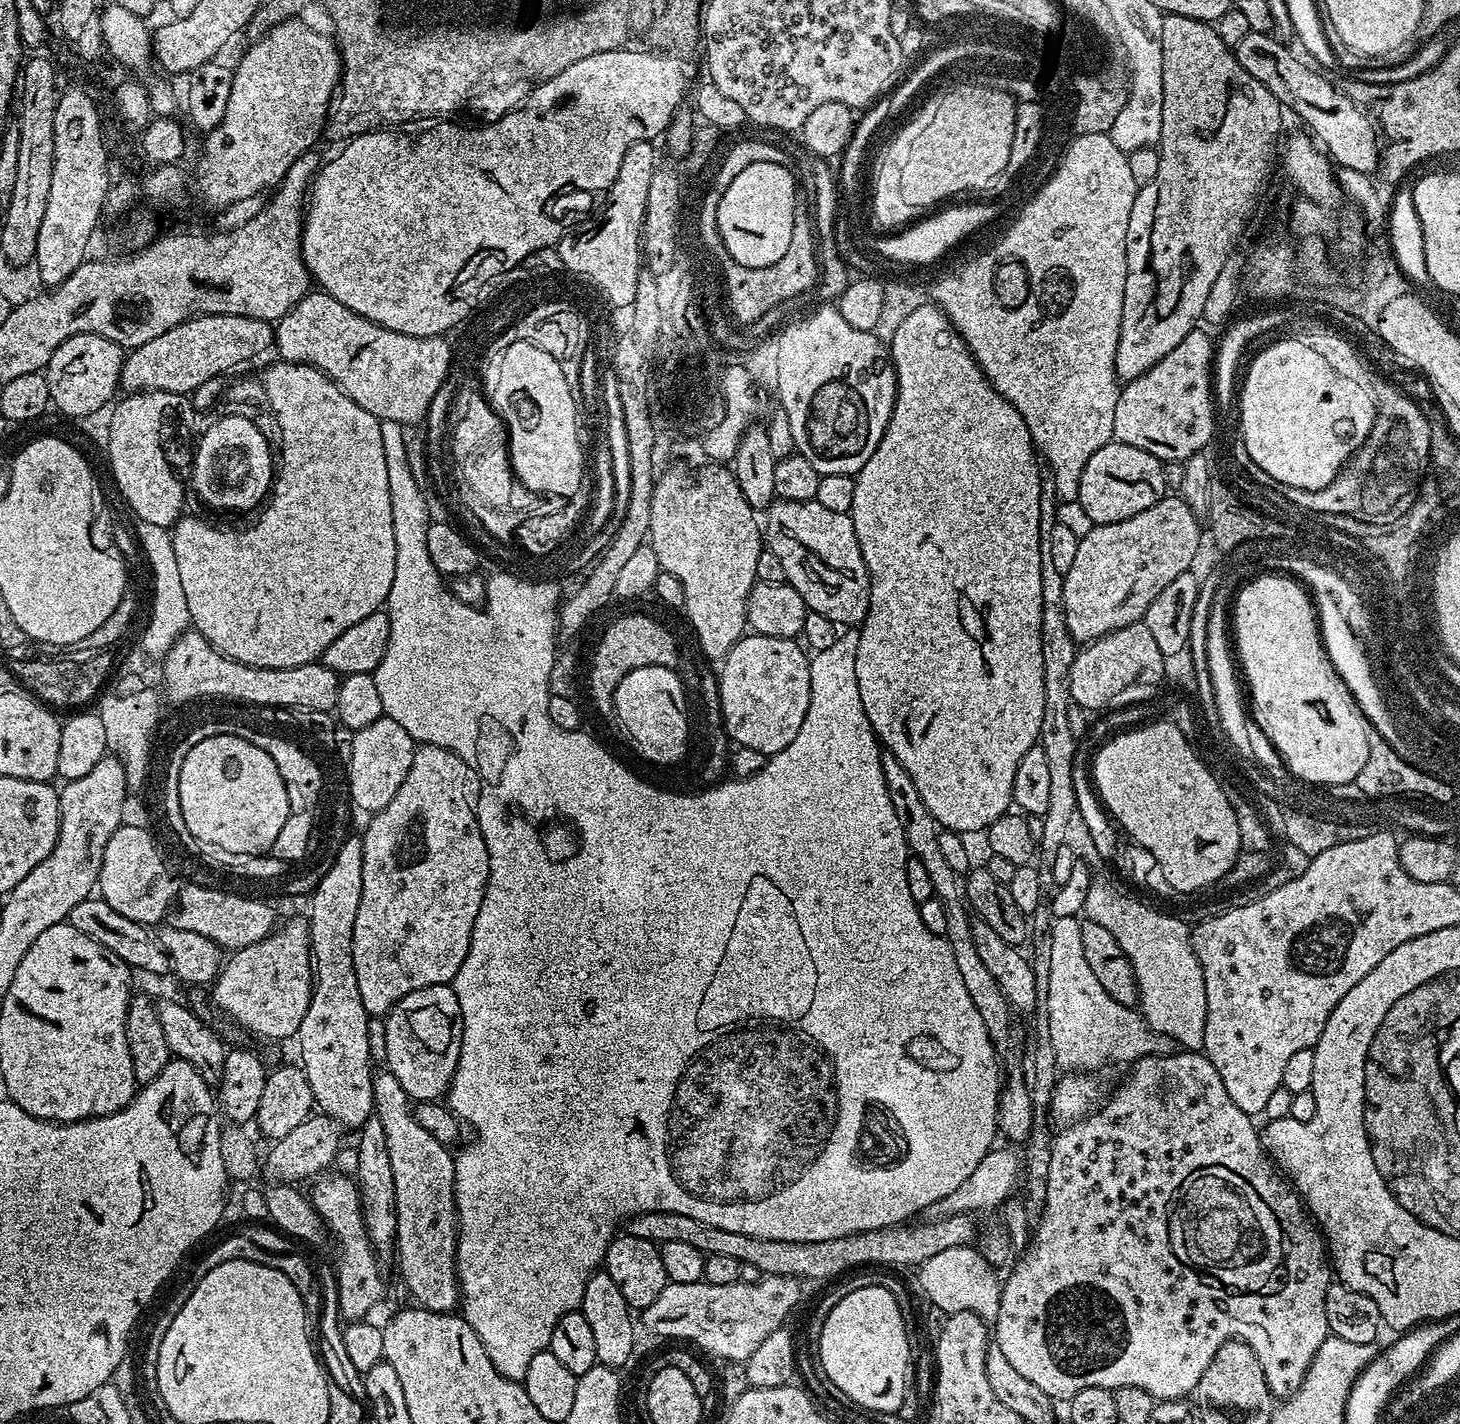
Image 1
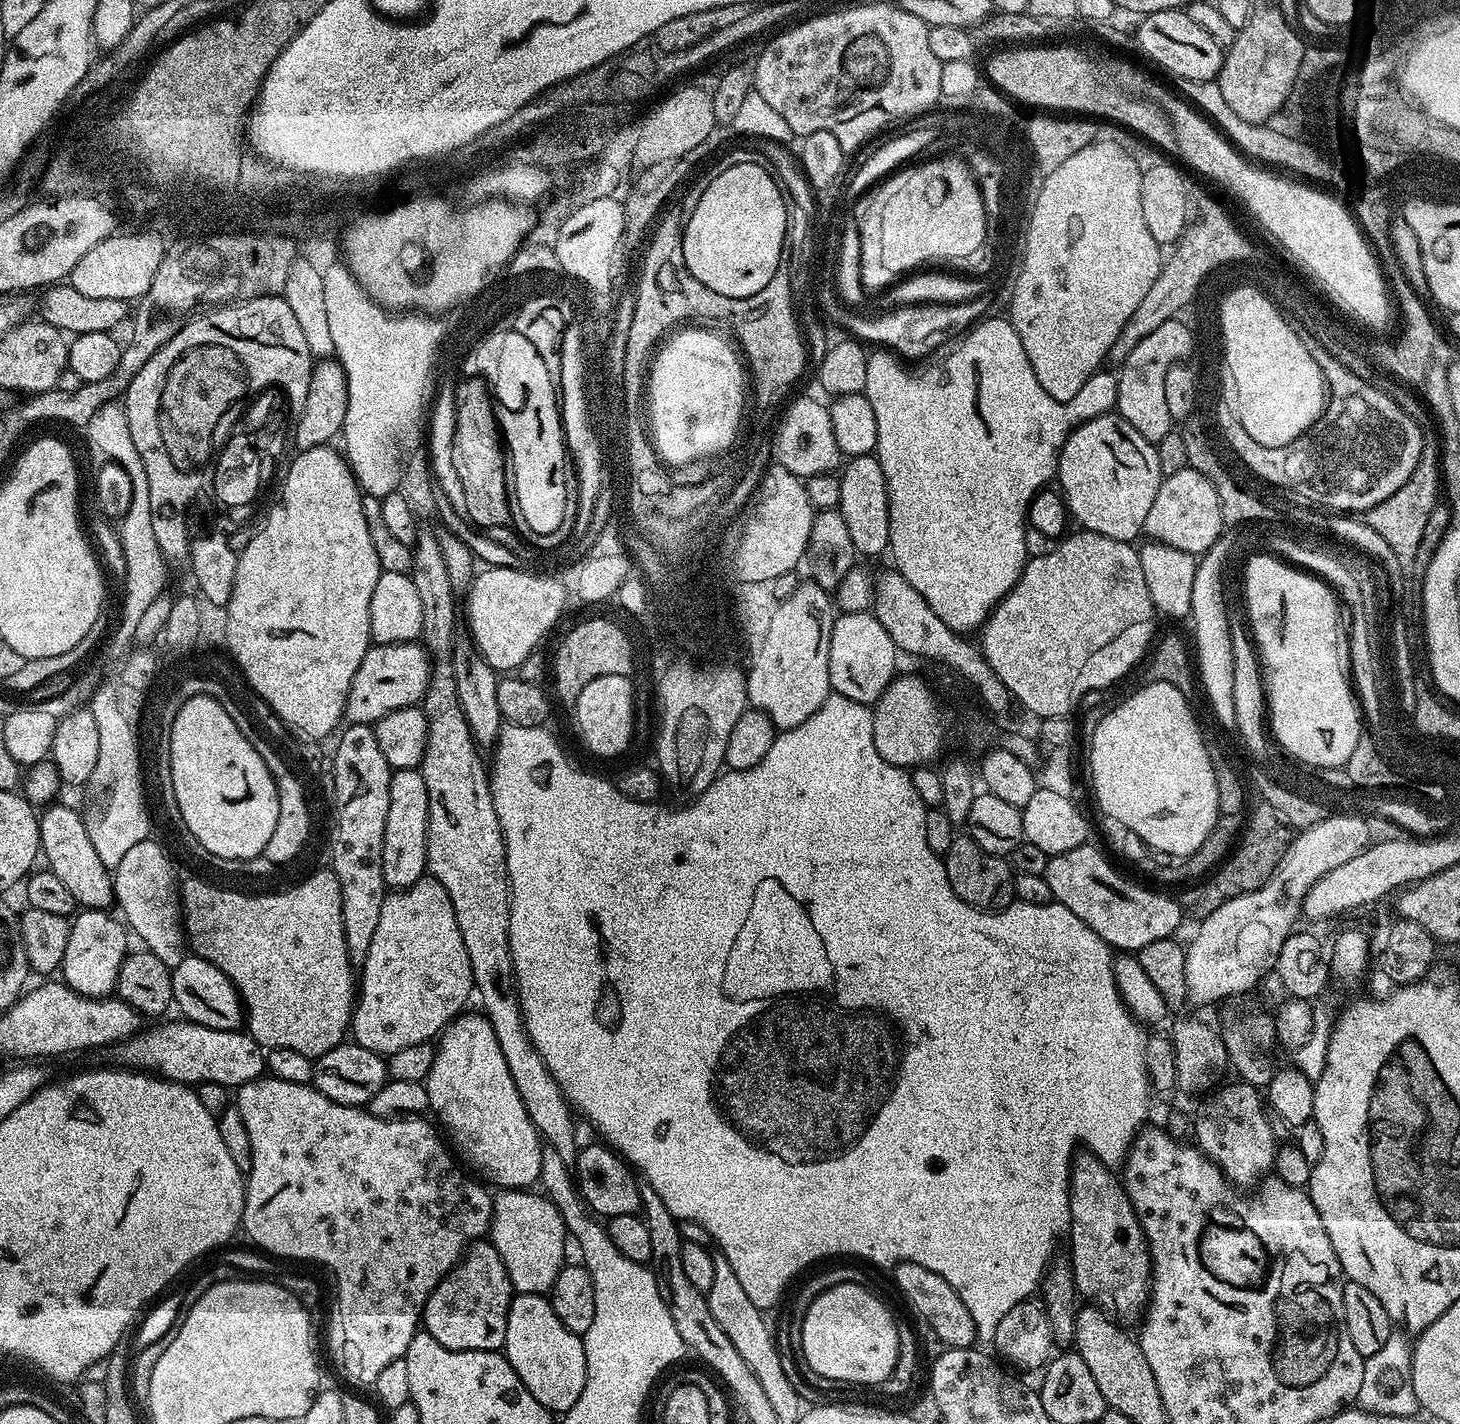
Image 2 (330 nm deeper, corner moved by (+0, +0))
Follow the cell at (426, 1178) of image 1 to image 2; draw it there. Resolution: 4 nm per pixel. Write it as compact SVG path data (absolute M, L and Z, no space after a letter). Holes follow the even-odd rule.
M488 1240L475 1241L424 1303L423 1331L450 1350L499 1352L504 1347L506 1318L513 1295L506 1266L496 1247Z

